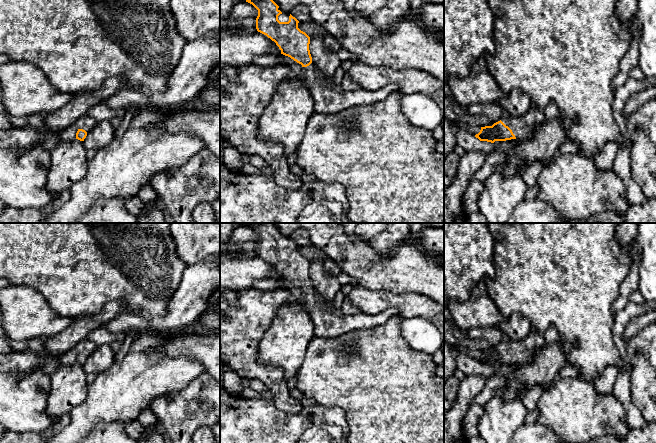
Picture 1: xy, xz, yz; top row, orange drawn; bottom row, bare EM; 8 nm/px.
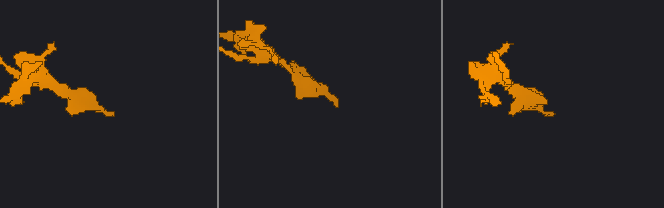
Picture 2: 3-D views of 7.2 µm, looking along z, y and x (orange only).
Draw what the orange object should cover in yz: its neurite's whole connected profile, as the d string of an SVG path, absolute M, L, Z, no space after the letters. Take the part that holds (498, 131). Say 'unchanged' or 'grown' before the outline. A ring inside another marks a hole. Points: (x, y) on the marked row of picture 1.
grown | M549 102L545 107L532 106L521 116L503 119L492 126L481 127L475 135L480 141L494 143L511 139L529 138L535 127L552 121L560 116L560 111L555 102Z

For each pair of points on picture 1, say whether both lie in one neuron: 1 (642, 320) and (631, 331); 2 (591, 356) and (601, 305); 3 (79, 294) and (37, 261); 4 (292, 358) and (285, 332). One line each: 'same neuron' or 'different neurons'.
1: same neuron
2: same neuron
3: same neuron
4: same neuron

